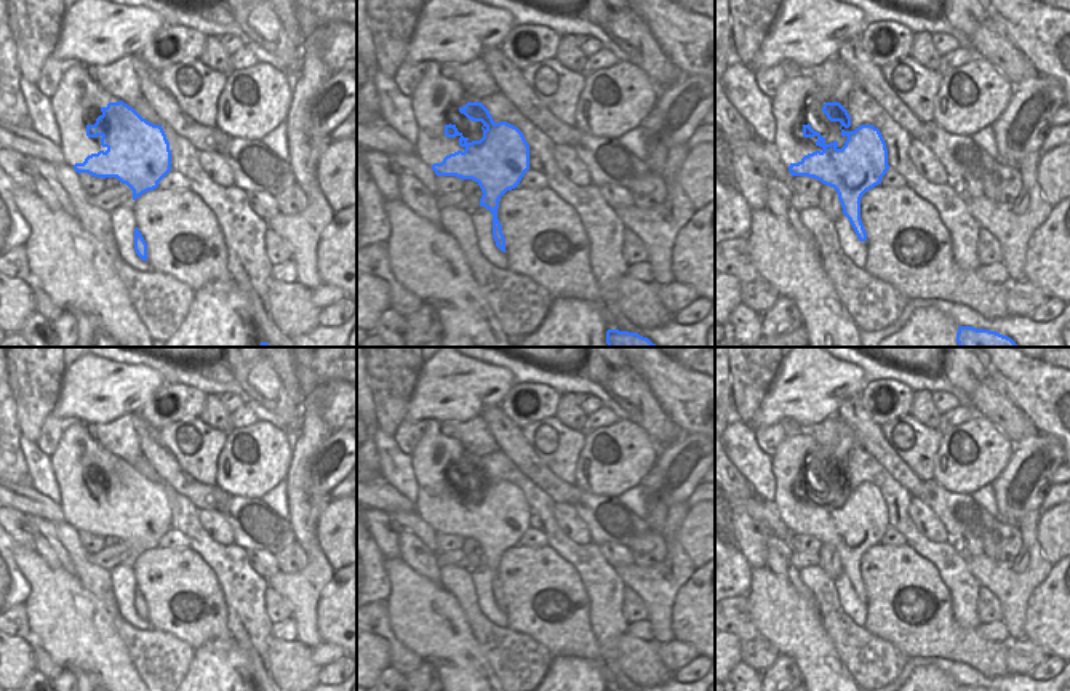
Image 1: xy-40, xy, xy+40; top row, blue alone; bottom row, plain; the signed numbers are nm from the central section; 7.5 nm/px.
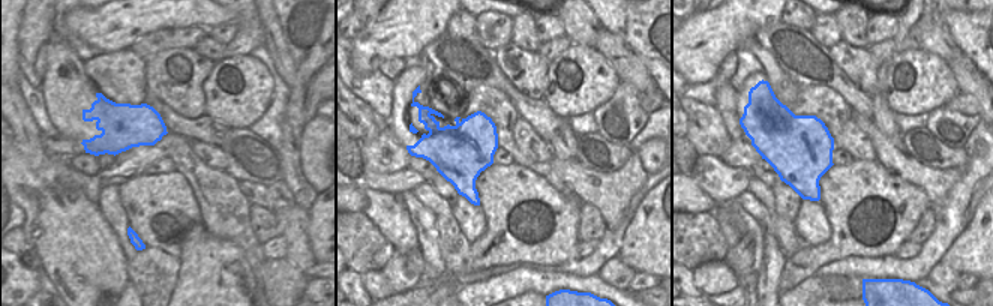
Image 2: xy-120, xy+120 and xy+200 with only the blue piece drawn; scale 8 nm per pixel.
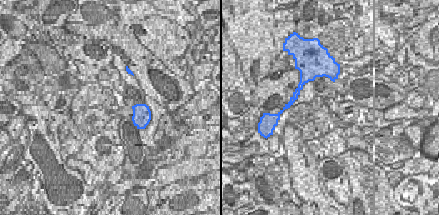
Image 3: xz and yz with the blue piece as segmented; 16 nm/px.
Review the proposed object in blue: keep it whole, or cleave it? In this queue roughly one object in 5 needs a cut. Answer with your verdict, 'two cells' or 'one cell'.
one cell

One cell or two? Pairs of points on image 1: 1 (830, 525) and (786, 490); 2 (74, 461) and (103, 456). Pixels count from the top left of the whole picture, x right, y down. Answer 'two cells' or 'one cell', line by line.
1: one cell
2: one cell

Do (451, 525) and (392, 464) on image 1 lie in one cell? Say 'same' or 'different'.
different

